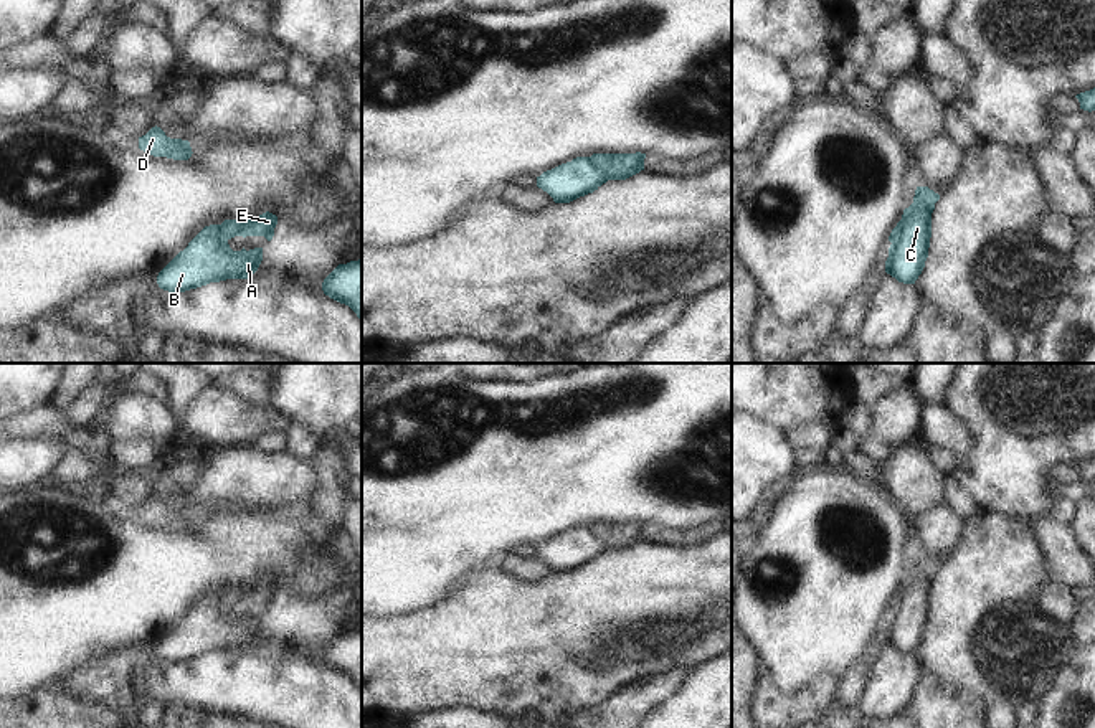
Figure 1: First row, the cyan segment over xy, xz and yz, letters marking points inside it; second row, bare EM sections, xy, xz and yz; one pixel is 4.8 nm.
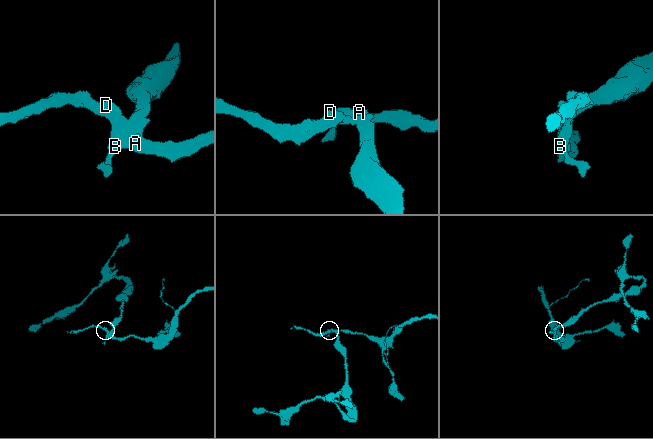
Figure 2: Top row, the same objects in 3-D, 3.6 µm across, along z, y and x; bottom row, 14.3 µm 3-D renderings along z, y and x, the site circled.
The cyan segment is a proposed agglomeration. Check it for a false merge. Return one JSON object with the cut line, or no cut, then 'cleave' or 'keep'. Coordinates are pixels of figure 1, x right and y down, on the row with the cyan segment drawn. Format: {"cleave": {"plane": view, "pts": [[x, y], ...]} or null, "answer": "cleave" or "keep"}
{"cleave": {"plane": "xz", "pts": [[590, 157], [610, 179]]}, "answer": "cleave"}

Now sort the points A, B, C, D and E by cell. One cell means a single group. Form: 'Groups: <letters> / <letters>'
Groups: A B C D / E.

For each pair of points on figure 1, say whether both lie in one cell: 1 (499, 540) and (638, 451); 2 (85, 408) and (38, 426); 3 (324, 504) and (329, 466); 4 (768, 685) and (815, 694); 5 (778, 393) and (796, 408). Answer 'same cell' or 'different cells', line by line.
1: same cell
2: different cells
3: same cell
4: same cell
5: same cell

